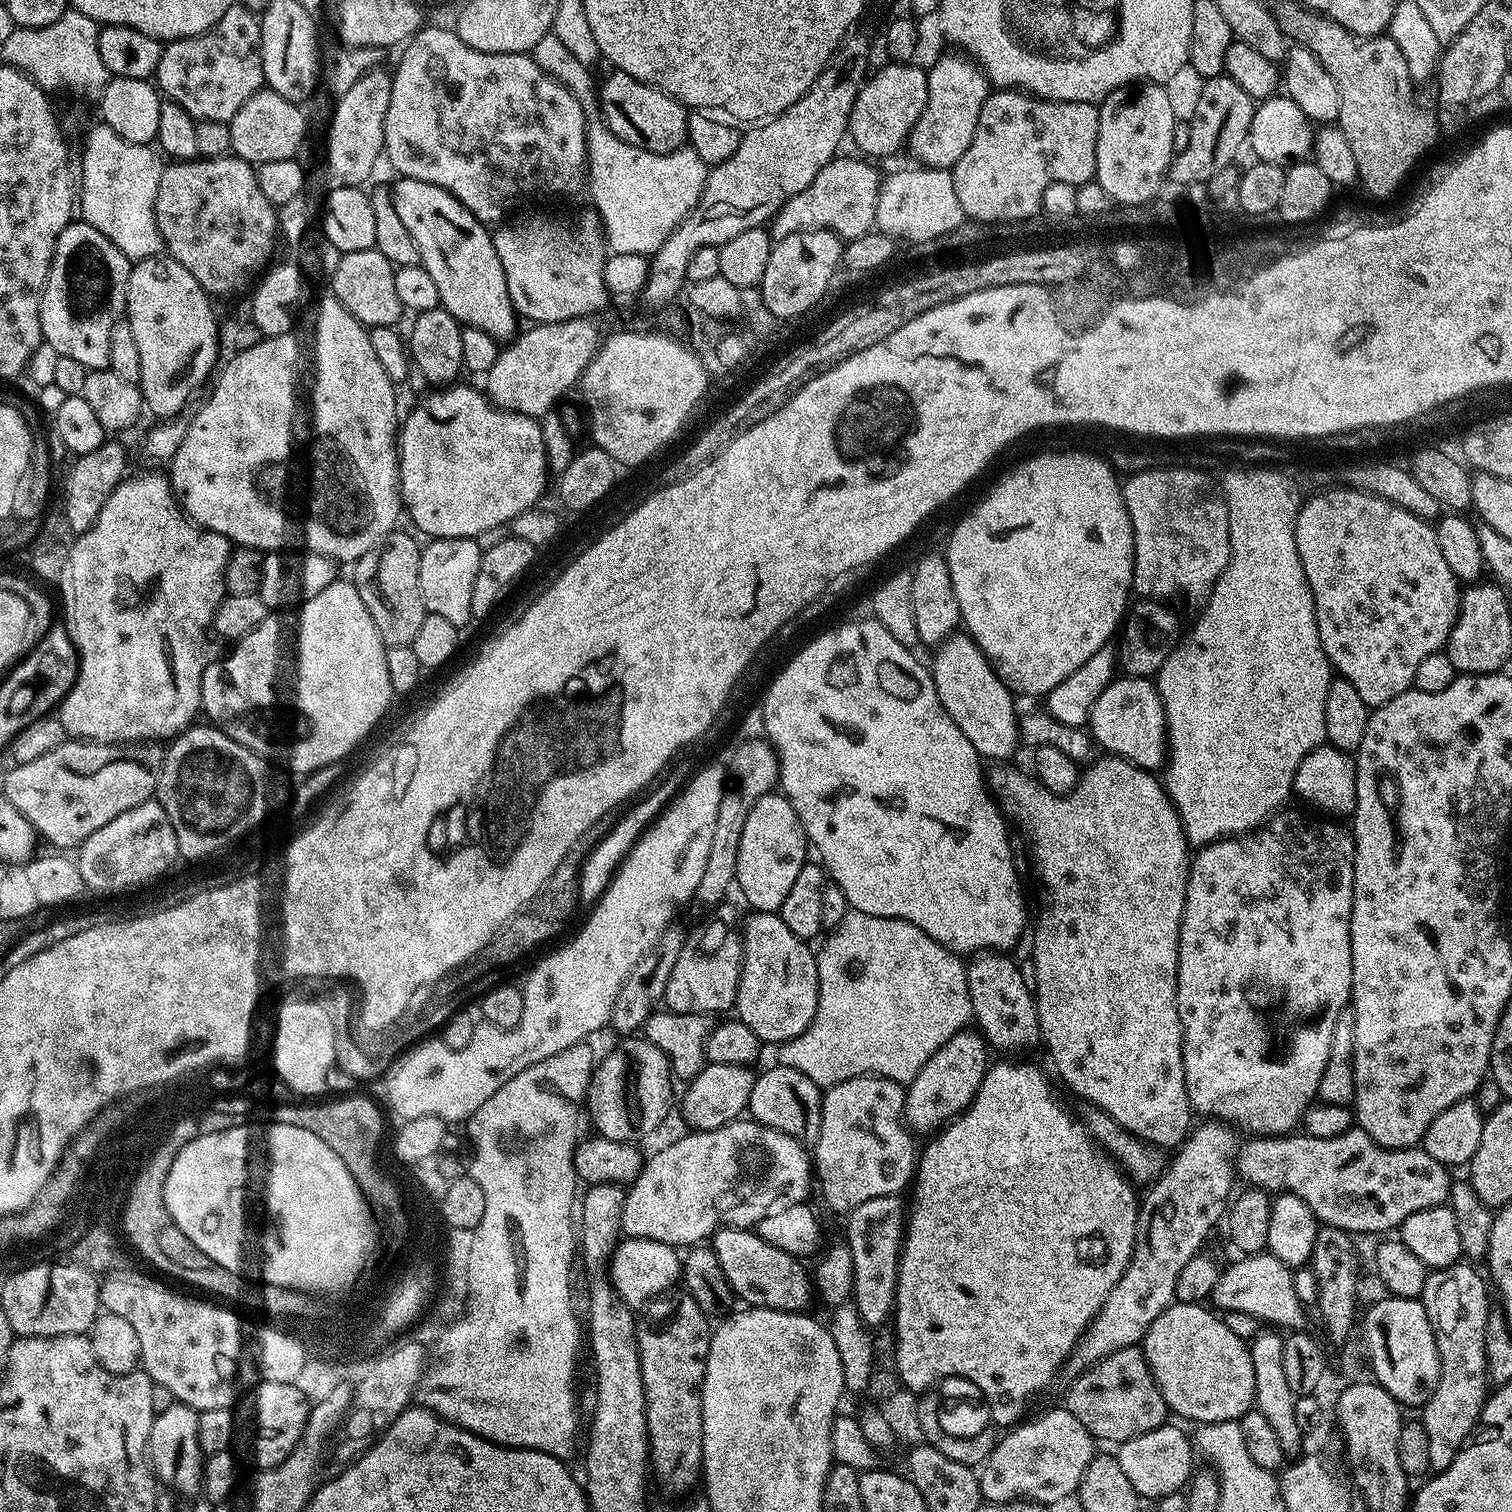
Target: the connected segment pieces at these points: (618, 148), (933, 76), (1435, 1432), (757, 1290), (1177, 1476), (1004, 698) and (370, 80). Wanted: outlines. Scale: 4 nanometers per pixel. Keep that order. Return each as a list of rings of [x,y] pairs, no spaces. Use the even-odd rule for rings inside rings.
[[[547,32],[534,46],[530,55],[546,74],[550,74],[582,106],[584,115],[588,117],[588,170],[586,186],[591,192],[592,204],[604,230],[606,248],[609,253],[642,254],[653,257],[661,246],[670,238],[670,234],[683,222],[704,189],[708,181],[709,165],[698,158],[698,154],[690,146],[667,152],[654,154],[650,150],[642,150],[638,146],[630,146],[630,142],[622,142],[604,125],[598,107],[598,80],[592,77],[593,69],[587,64],[578,62],[570,49],[557,38]]]
[[[956,50],[948,51],[952,52],[938,57],[933,62],[932,68],[927,69],[928,97],[926,106],[922,110],[918,122],[914,122],[906,145],[907,151],[912,151],[913,158],[918,160],[916,162],[929,169],[951,169],[952,165],[958,162],[958,158],[962,158],[962,154],[966,154],[966,149],[969,148],[970,142],[974,138],[974,129],[978,127],[978,114],[982,114],[982,102],[986,102],[990,91],[988,78],[975,60]]]
[[[1457,1262],[1429,1271],[1418,1298],[1423,1302],[1426,1318],[1434,1330],[1440,1359],[1438,1386],[1432,1397],[1422,1405],[1422,1421],[1430,1449],[1429,1469],[1433,1473],[1446,1470],[1461,1448],[1469,1443],[1472,1431],[1480,1423],[1480,1411],[1490,1395],[1486,1370],[1486,1322],[1490,1311],[1490,1288],[1485,1277],[1480,1277],[1471,1267],[1475,1268],[1471,1263]]]
[[[720,1228],[711,1237],[710,1247],[722,1266],[722,1274],[730,1282],[733,1293],[744,1299],[745,1305],[753,1308],[773,1308],[783,1312],[804,1312],[807,1304],[814,1300],[814,1280],[803,1268],[797,1257],[770,1246],[755,1230],[747,1228]]]
[[[1165,1422],[1160,1428],[1150,1430],[1146,1434],[1138,1434],[1134,1438],[1124,1440],[1115,1449],[1114,1455],[1118,1466],[1122,1466],[1122,1474],[1134,1486],[1136,1495],[1145,1501],[1155,1502],[1161,1500],[1166,1494],[1181,1491],[1192,1479],[1194,1463],[1194,1444],[1179,1428],[1179,1423]]]
[[[953,634],[939,645],[938,651],[940,653],[933,658],[932,664],[930,663],[930,671],[934,686],[940,691],[940,704],[946,710],[946,714],[950,714],[958,730],[962,730],[966,738],[972,740],[974,750],[980,757],[1008,758],[1012,752],[1012,740],[1014,744],[1020,738],[1020,725],[1014,722],[1014,716],[1012,720],[1014,693],[996,677],[996,671],[990,667],[987,658],[981,654],[979,646],[973,644],[971,636]]]
[[[369,68],[358,76],[349,88],[339,93],[337,100],[340,101],[337,102],[336,109],[332,112],[332,121],[328,124],[328,141],[324,148],[322,144],[322,163],[307,177],[304,188],[297,196],[290,198],[290,202],[279,205],[278,232],[283,239],[285,236],[293,242],[303,240],[309,235],[311,228],[308,227],[314,224],[321,211],[324,197],[339,188],[359,188],[367,185],[376,163],[382,160],[386,110],[390,106],[392,89],[392,72],[383,72],[382,68]]]

